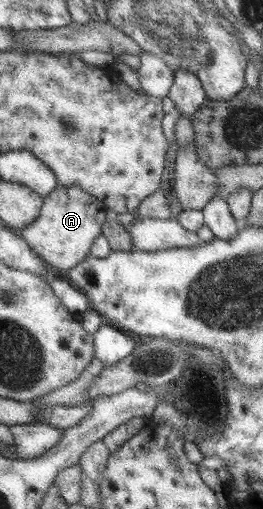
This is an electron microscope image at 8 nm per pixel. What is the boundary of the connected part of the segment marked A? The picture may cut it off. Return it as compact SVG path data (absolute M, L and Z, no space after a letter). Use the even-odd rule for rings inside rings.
M57 184L55 189L48 193L42 199L42 206L39 215L23 229L16 229L22 239L30 247L30 250L43 261L54 274L65 275L72 267L81 263L83 259L90 255L90 247L100 234L102 234L102 225L106 221L104 203L89 195L79 187L65 187Z

